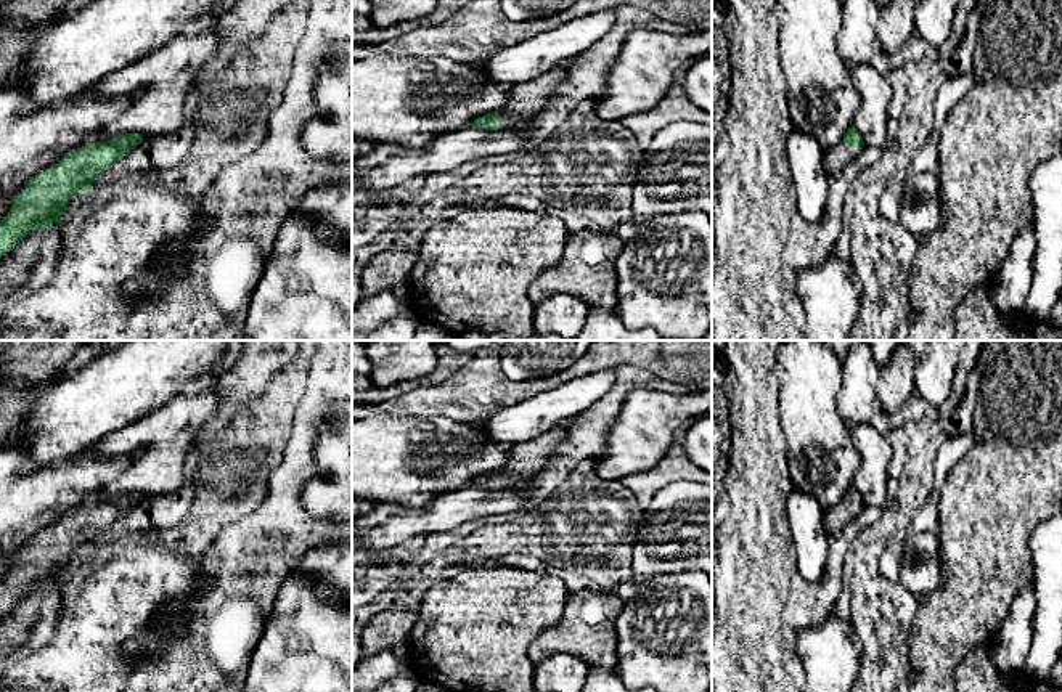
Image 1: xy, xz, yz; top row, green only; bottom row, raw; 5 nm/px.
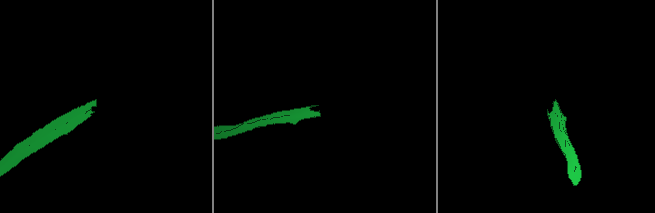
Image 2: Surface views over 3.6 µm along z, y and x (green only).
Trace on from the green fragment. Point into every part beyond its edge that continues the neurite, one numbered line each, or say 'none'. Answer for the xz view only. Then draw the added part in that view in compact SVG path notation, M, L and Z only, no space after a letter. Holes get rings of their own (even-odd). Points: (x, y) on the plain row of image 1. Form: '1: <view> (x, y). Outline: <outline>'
1: xz (524, 459). Outline: M556 427L535 440L509 445L508 459L498 470L503 488L517 486L532 478L541 466L556 453L556 448L566 438L567 427Z

